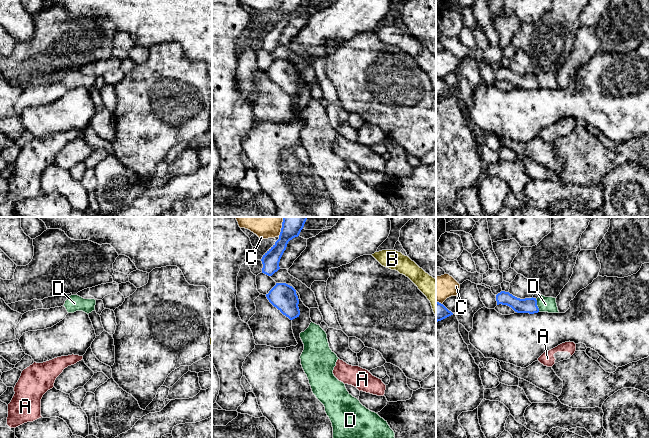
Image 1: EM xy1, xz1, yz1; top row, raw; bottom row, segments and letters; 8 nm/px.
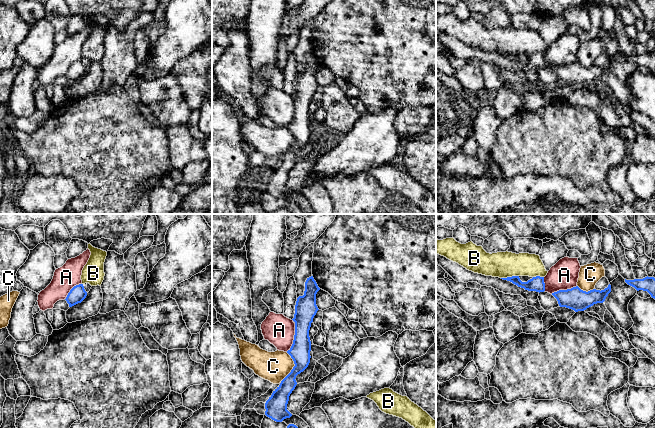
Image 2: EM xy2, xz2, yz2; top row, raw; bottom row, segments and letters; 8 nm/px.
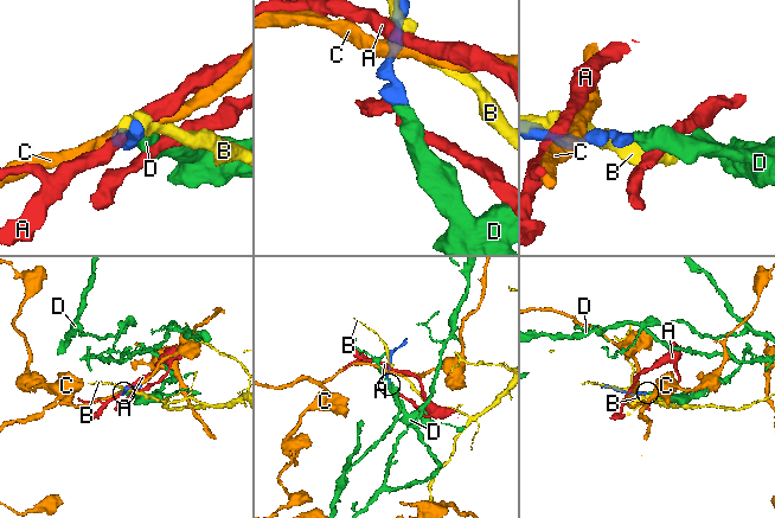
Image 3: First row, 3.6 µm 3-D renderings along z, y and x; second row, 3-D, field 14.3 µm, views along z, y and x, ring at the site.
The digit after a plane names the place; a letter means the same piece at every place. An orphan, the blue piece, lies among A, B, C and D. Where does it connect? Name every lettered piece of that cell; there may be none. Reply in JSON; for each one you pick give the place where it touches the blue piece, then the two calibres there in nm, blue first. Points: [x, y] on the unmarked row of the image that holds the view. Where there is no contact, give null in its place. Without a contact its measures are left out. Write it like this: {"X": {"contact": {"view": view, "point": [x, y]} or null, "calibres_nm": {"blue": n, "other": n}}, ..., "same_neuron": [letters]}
{"D": {"contact": {"view": "yz1", "point": [536, 81]}, "calibres_nm": {"blue": 130, "other": 130}}, "same_neuron": ["D"]}

